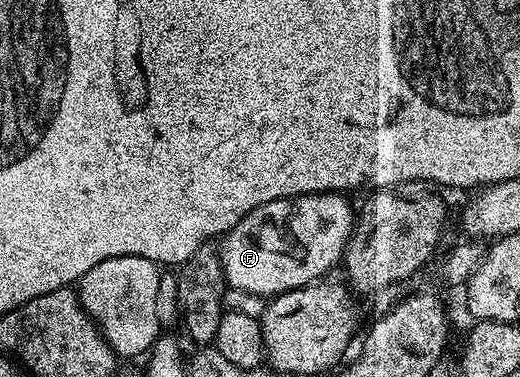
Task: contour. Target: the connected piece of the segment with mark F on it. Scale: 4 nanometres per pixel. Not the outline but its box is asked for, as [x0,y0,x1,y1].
[219,193,355,297]

